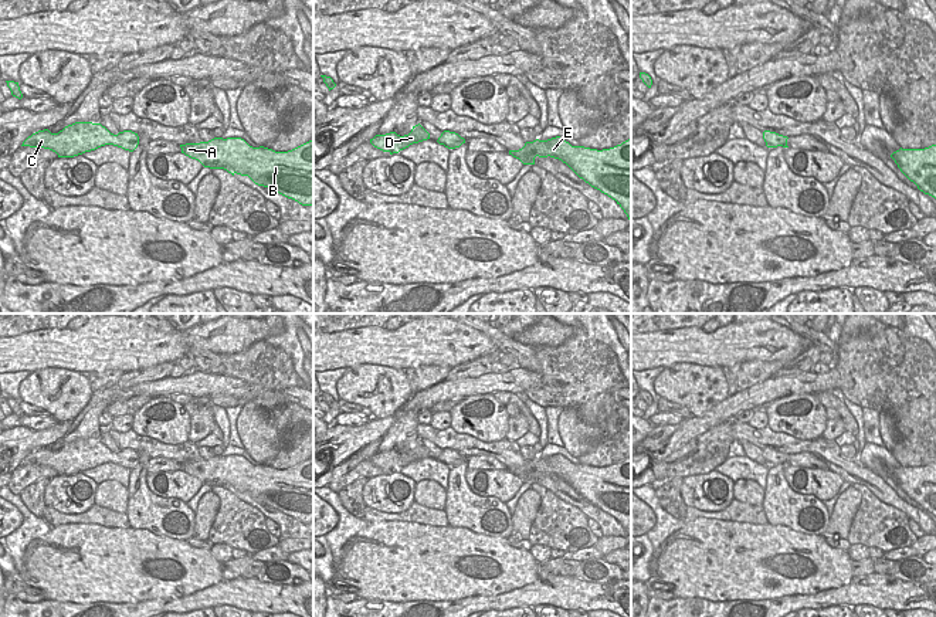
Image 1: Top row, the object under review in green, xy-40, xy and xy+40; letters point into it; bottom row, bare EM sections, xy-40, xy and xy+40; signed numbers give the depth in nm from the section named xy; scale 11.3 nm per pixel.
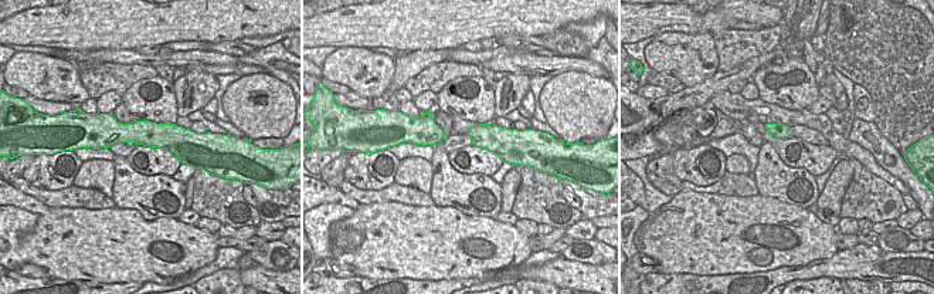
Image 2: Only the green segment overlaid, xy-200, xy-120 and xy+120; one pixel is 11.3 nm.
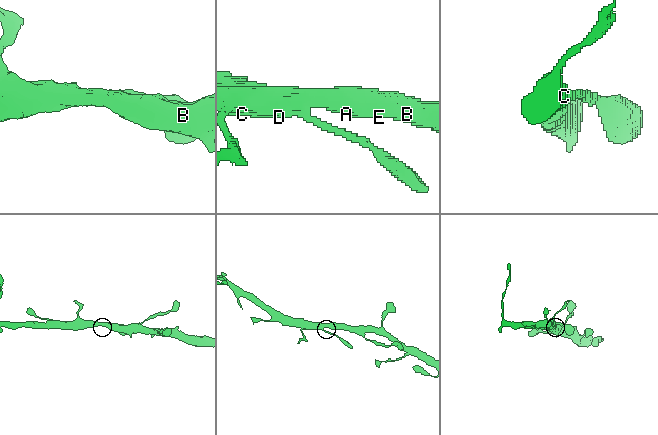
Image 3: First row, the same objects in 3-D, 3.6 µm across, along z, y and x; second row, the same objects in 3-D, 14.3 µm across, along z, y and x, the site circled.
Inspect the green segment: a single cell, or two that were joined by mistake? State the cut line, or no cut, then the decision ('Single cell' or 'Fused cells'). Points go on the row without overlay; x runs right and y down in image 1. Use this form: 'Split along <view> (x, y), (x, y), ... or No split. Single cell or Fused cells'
No split. Single cell

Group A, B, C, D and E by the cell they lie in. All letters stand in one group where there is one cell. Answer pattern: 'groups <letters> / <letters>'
groups A B C D E

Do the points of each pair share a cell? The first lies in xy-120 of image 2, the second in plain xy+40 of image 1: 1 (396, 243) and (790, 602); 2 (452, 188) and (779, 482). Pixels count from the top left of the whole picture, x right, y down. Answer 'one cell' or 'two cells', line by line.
1: two cells
2: one cell

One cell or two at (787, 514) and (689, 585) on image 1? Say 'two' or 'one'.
two

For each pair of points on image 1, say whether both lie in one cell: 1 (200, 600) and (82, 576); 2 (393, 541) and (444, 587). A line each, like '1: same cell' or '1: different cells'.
1: different cells
2: same cell

